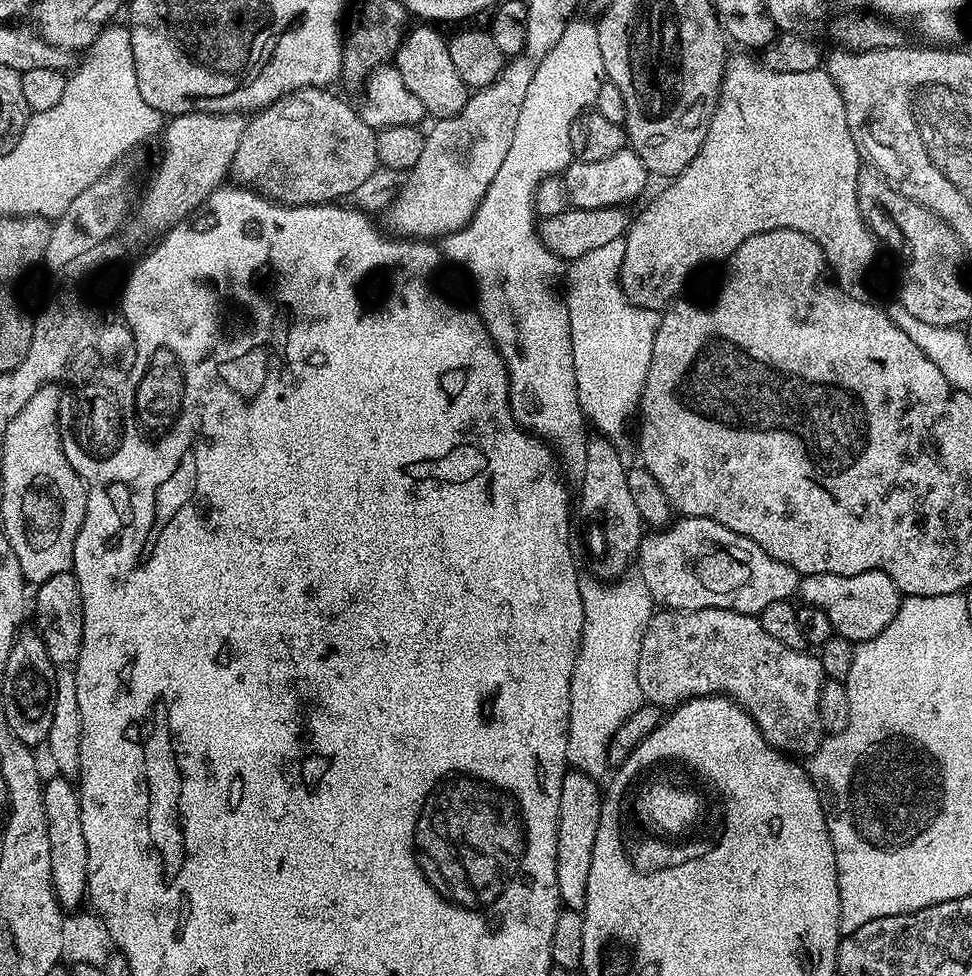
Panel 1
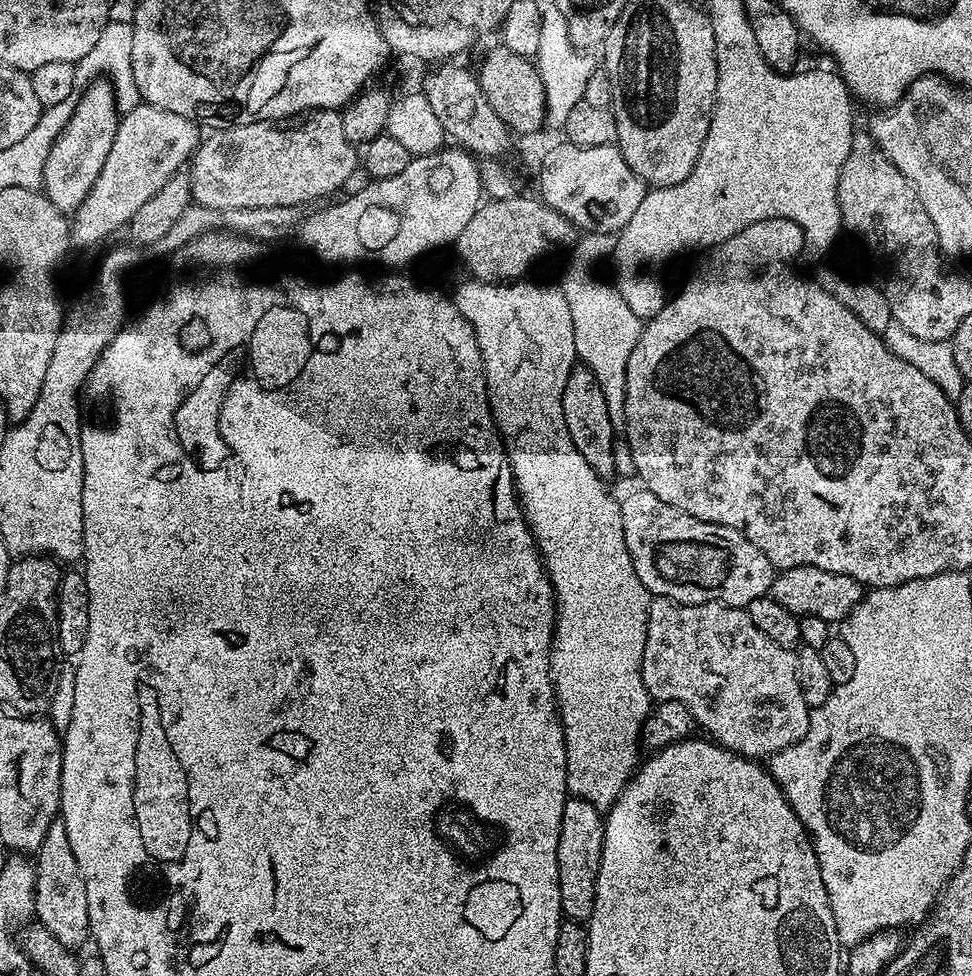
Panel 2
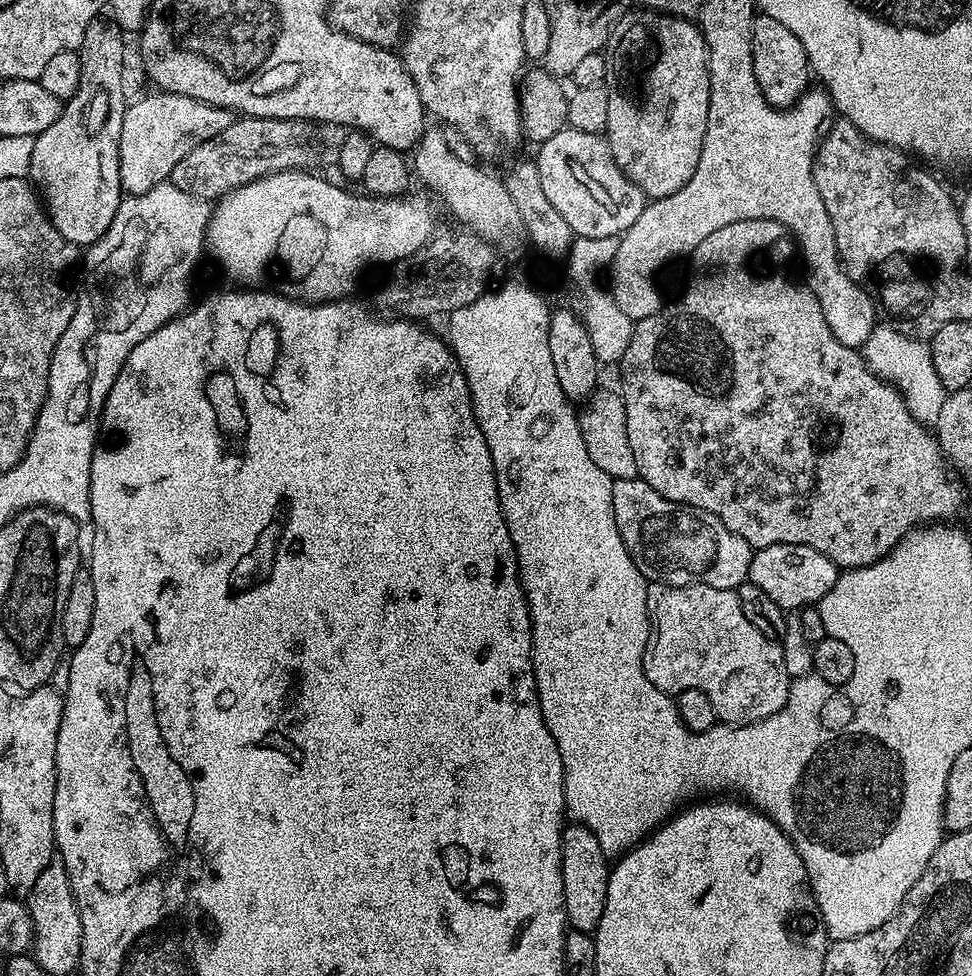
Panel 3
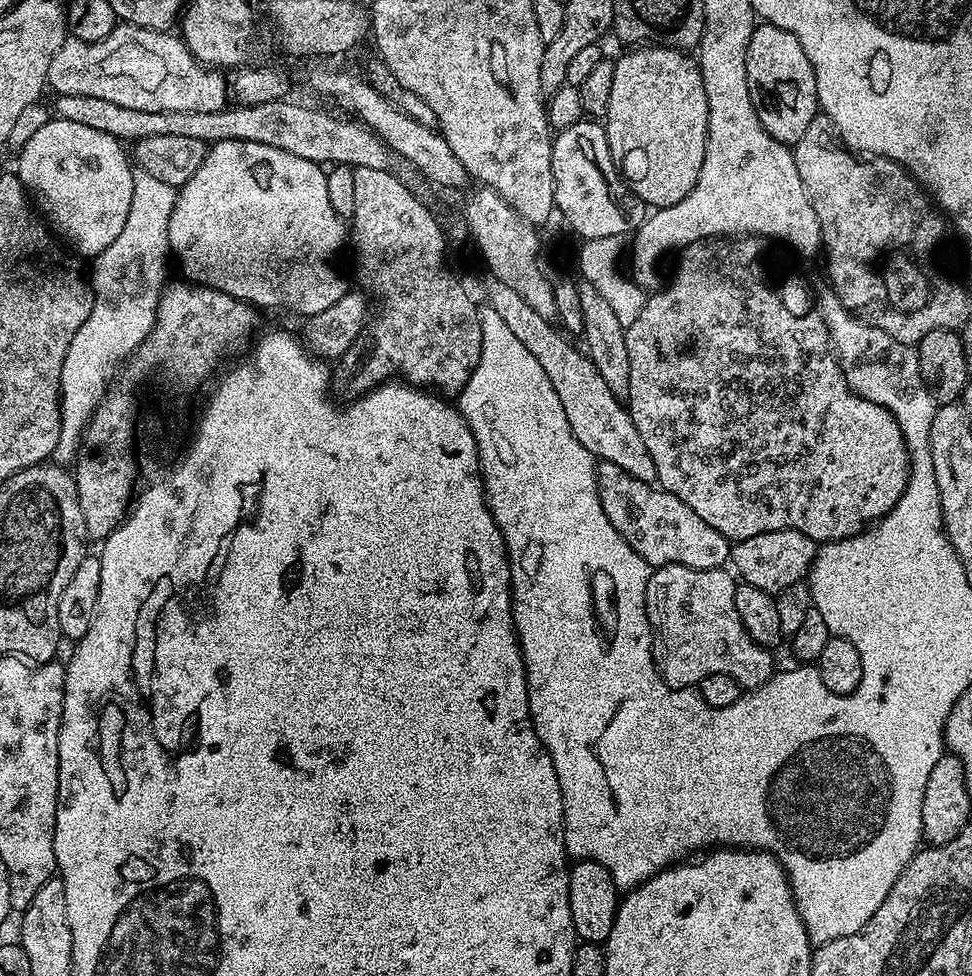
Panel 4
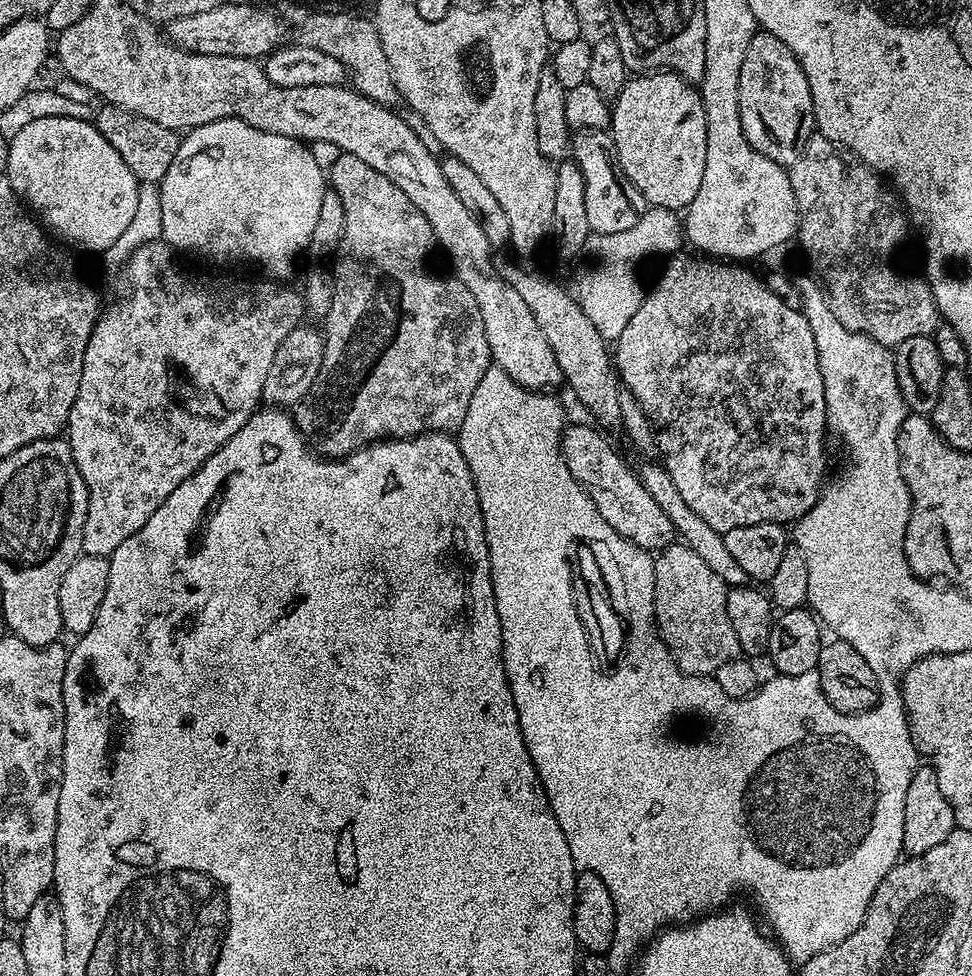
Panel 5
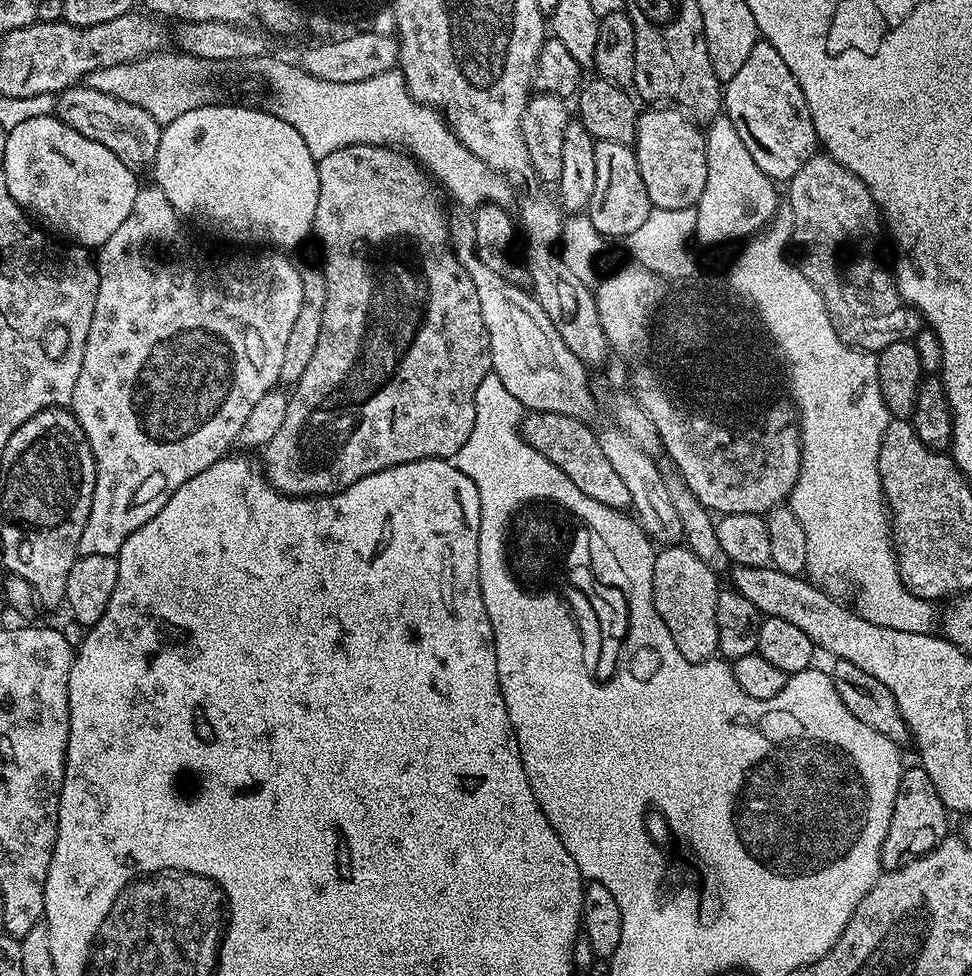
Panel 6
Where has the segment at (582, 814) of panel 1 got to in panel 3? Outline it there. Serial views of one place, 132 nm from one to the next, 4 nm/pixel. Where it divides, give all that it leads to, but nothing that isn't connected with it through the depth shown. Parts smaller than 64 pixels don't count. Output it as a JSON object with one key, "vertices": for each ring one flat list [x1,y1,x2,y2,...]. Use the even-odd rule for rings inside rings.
{"vertices":[[569,823,564,830,564,841,560,847,560,865,562,866,562,886,564,887,564,914,567,923,575,931,595,933,598,922,602,918,602,910,606,910,606,886,610,871,610,858,598,846,598,838,584,824]]}

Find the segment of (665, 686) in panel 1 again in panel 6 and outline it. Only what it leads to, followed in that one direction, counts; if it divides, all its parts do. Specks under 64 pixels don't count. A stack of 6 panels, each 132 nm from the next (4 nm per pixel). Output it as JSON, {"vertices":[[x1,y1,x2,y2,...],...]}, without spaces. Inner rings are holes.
{"vertices":[[664,546,654,558,654,606,686,662,711,660,718,652,718,594,722,591,717,573,687,546]]}

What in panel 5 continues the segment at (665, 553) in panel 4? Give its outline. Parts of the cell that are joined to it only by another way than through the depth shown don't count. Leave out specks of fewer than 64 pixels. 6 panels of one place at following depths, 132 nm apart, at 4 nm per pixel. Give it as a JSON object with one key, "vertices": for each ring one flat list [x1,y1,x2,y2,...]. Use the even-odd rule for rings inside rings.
{"vertices":[[591,423,572,424,565,427,560,438,560,450,570,474,594,502,598,514,614,526,622,538,634,542,640,548,663,550,673,543,674,529,666,510,650,498,650,490,642,486,639,475,628,469,628,464,612,449,612,444]]}

